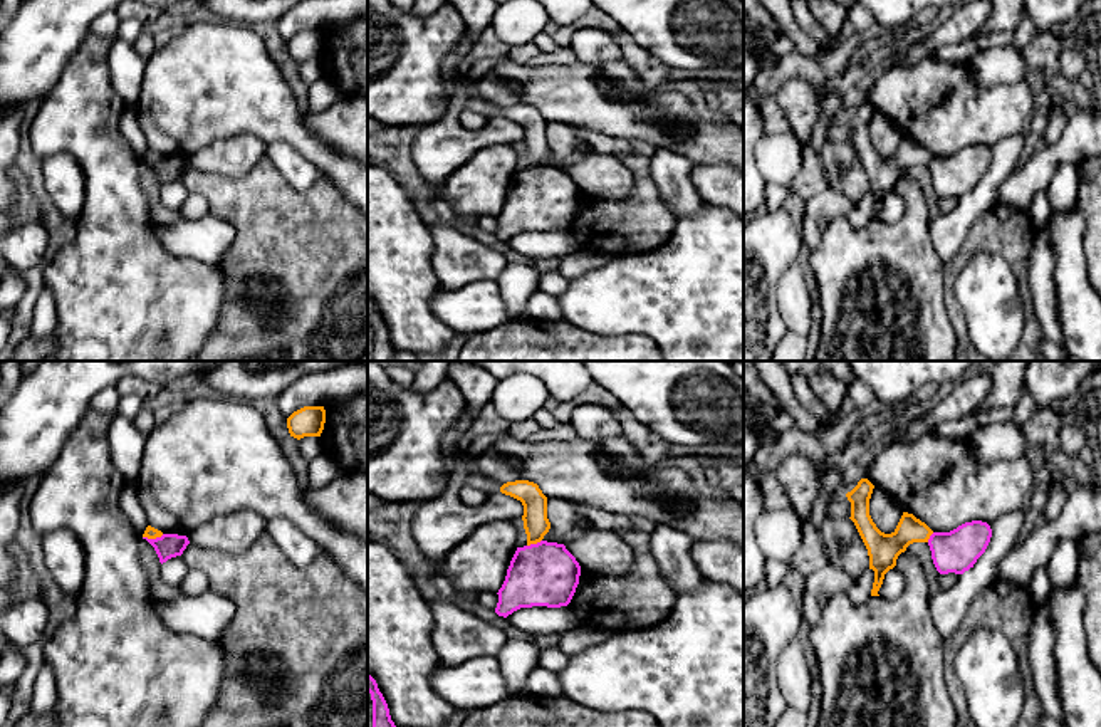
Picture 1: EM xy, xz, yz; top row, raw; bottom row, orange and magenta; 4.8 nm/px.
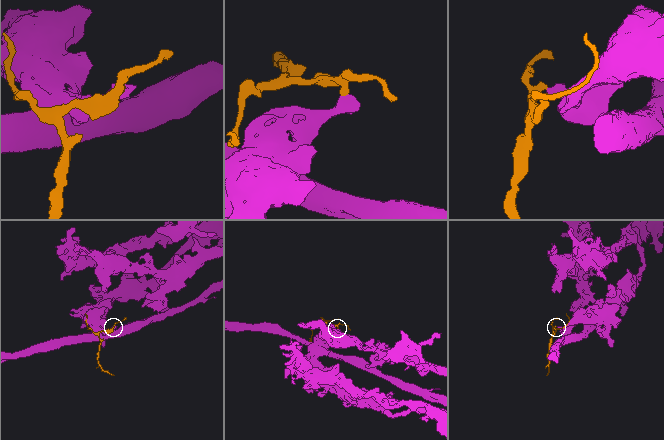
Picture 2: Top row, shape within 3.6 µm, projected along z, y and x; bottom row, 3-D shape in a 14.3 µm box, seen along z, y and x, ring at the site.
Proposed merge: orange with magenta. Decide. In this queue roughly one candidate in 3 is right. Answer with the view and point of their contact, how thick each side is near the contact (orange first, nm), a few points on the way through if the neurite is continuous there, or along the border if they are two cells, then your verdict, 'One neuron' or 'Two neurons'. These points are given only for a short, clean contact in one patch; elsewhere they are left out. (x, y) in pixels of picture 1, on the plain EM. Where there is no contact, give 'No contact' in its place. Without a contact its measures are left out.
Touches orange at xy (153, 162). Thickness 60 nm (orange) against 120 nm. Boundary: xy (163, 158), (143, 162). Two neurons

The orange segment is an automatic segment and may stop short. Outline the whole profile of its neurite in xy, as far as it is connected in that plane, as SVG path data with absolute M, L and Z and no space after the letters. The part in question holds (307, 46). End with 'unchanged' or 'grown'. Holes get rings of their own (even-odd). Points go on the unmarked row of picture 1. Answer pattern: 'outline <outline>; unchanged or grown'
outline M304 30L287 42L289 57L297 64L304 60L321 60L324 47L324 30Z; unchanged

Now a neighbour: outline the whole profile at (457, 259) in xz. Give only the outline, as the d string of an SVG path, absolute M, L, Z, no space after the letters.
M426 222L433 238L433 267L440 287L453 290L472 280L498 280L507 260L502 254L460 233L455 227Z

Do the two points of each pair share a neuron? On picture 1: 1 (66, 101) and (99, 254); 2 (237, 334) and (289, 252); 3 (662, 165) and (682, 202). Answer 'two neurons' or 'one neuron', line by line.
1: one neuron
2: one neuron
3: one neuron

